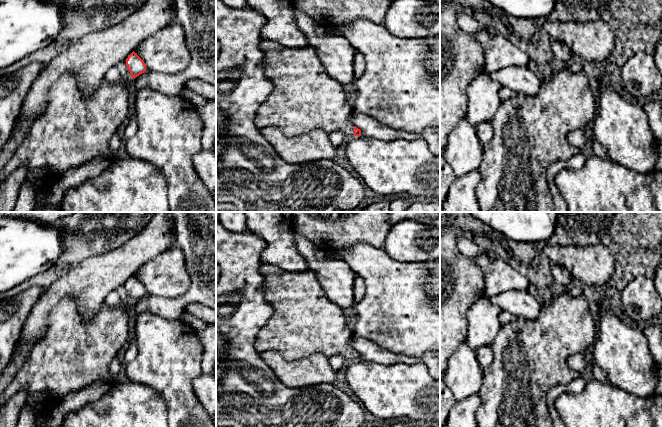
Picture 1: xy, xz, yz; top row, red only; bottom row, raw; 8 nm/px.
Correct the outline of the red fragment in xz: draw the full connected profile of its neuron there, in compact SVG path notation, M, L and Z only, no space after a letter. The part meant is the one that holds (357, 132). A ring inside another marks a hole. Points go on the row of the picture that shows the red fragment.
M263 40L260 47L264 51L265 73L273 83L273 88L256 112L254 123L258 129L273 125L278 127L286 137L299 136L318 128L328 134L341 132L344 136L361 136L361 130L351 123L354 112L346 99L348 89L327 72L315 48L308 45L300 49L291 49L271 40Z

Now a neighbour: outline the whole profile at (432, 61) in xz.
M440 37L428 38L426 42L431 48L431 53L426 58L425 65L440 74Z

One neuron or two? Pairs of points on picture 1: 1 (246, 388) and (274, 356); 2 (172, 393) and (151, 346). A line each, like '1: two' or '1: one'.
1: two
2: one

